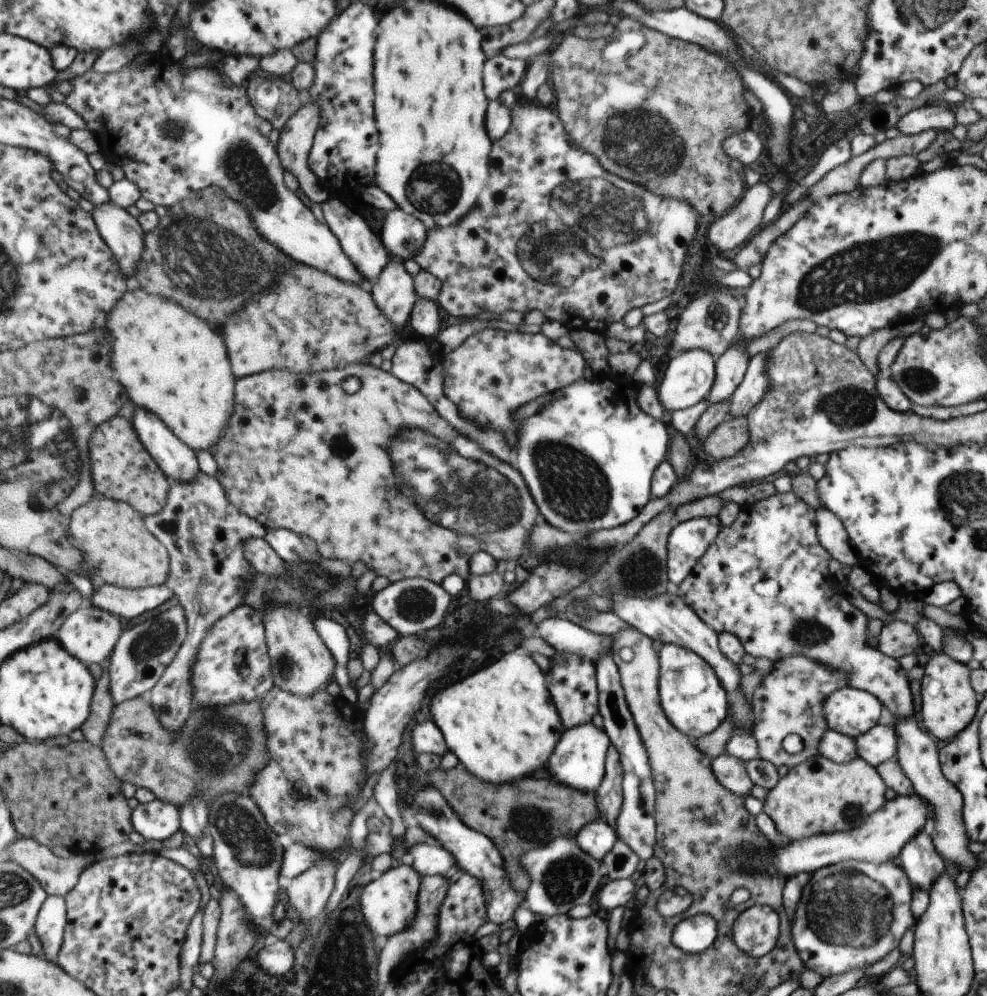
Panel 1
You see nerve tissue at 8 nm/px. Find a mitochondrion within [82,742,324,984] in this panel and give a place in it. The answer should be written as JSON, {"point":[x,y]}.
{"point":[250,846]}

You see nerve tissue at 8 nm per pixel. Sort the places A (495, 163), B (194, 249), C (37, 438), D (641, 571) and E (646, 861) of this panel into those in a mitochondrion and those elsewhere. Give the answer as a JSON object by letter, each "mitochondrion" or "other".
{"A":"other","B":"mitochondrion","C":"mitochondrion","D":"mitochondrion","E":"other"}

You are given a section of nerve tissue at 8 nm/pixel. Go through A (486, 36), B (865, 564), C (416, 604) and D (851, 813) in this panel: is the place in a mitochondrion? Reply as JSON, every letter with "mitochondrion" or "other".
{"A":"other","B":"other","C":"mitochondrion","D":"mitochondrion"}

